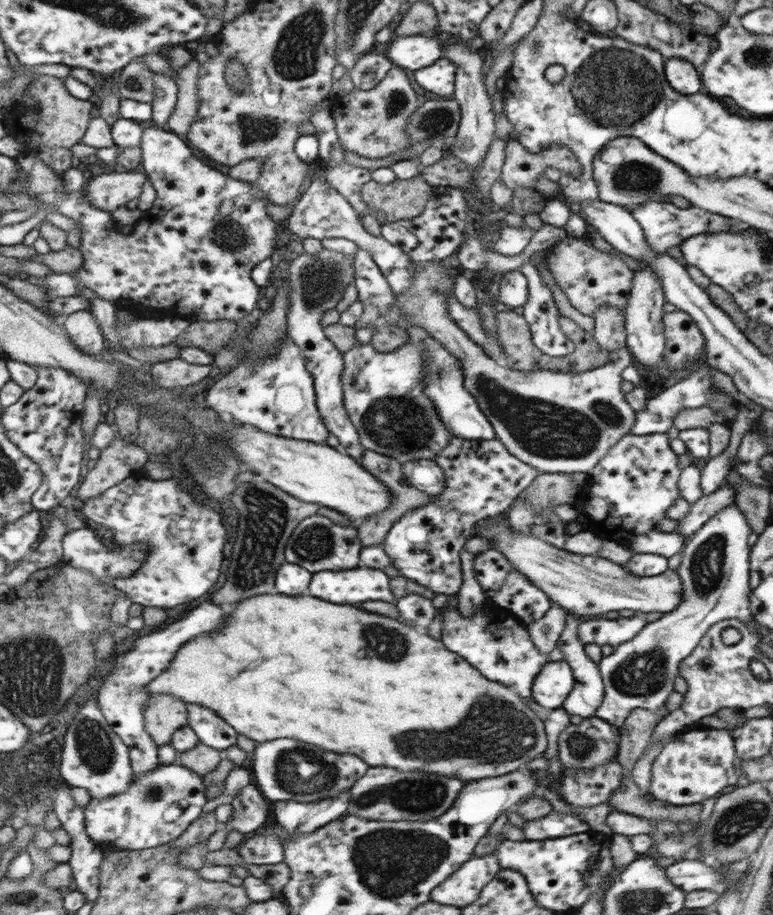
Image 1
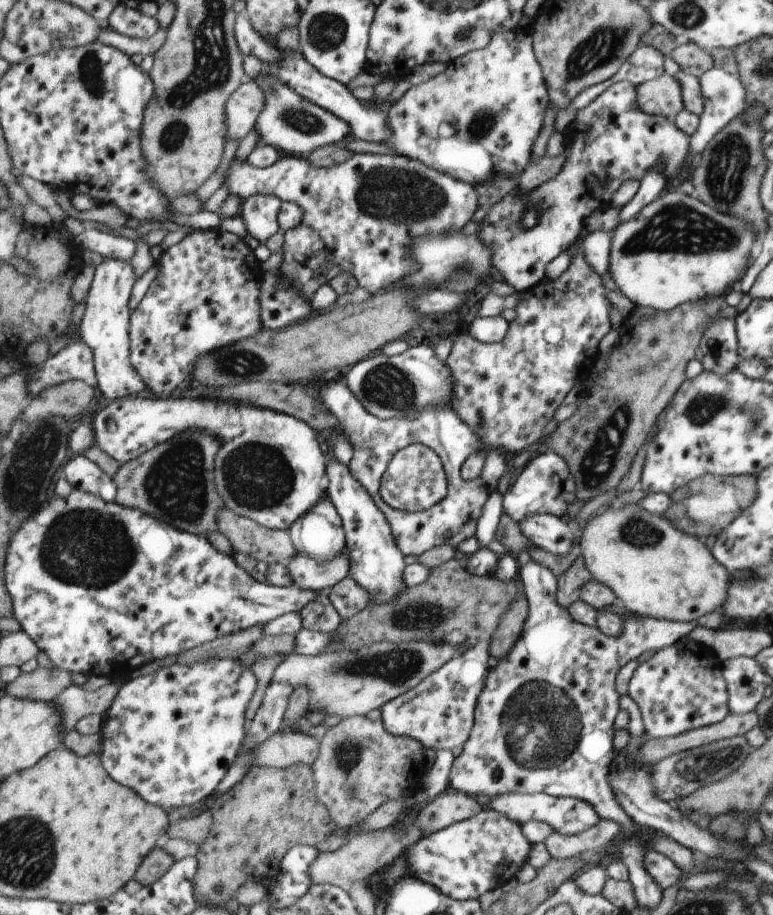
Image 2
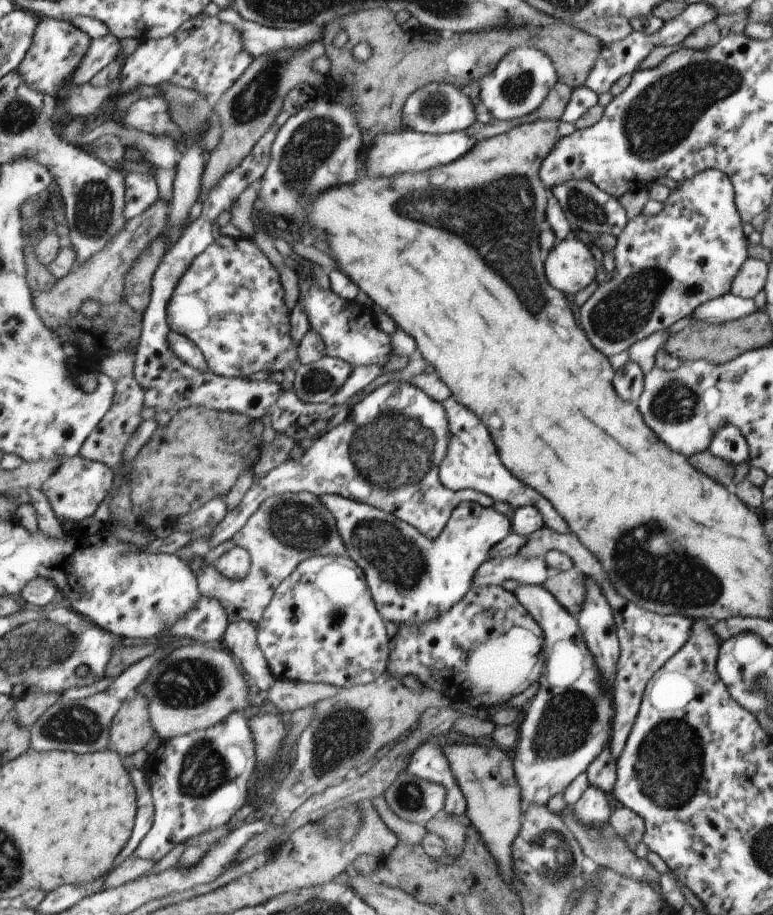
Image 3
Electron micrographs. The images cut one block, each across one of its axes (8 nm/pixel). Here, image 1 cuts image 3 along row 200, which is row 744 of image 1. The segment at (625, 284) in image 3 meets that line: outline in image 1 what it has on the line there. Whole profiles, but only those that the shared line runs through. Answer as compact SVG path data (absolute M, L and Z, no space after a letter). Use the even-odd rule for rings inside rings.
M686 729L666 742L653 759L649 772L649 792L653 799L669 805L701 804L735 786L737 776L733 770L733 733L731 730Z

